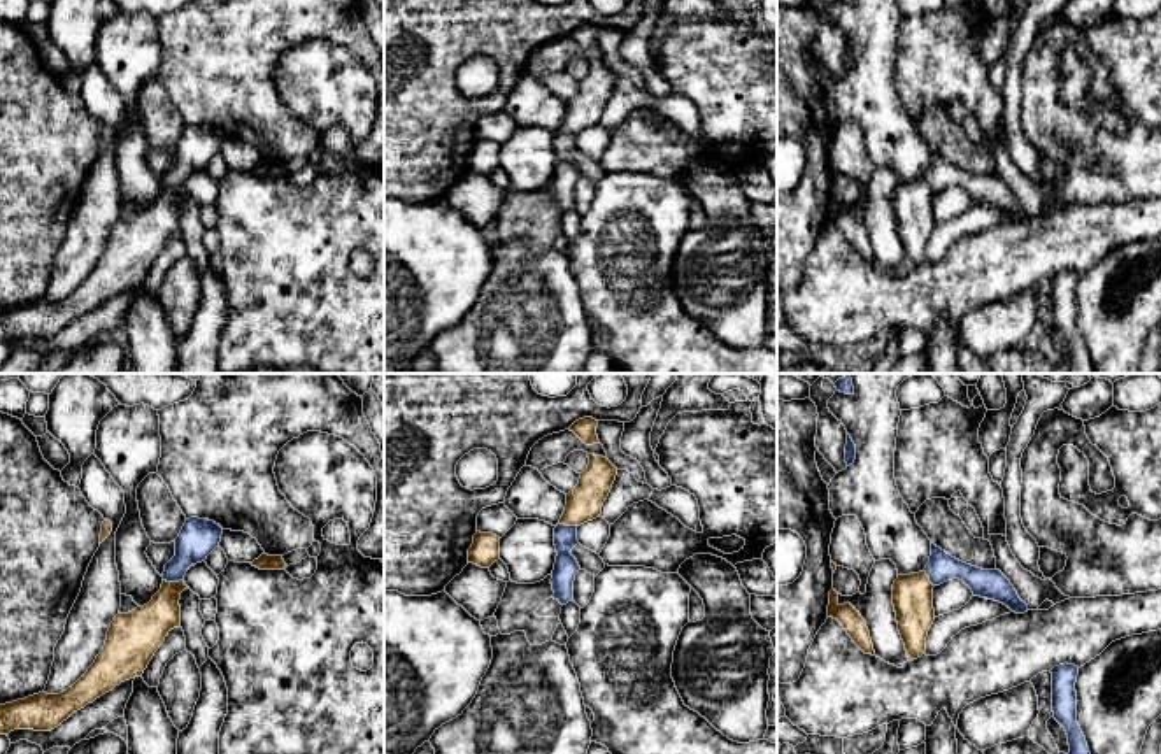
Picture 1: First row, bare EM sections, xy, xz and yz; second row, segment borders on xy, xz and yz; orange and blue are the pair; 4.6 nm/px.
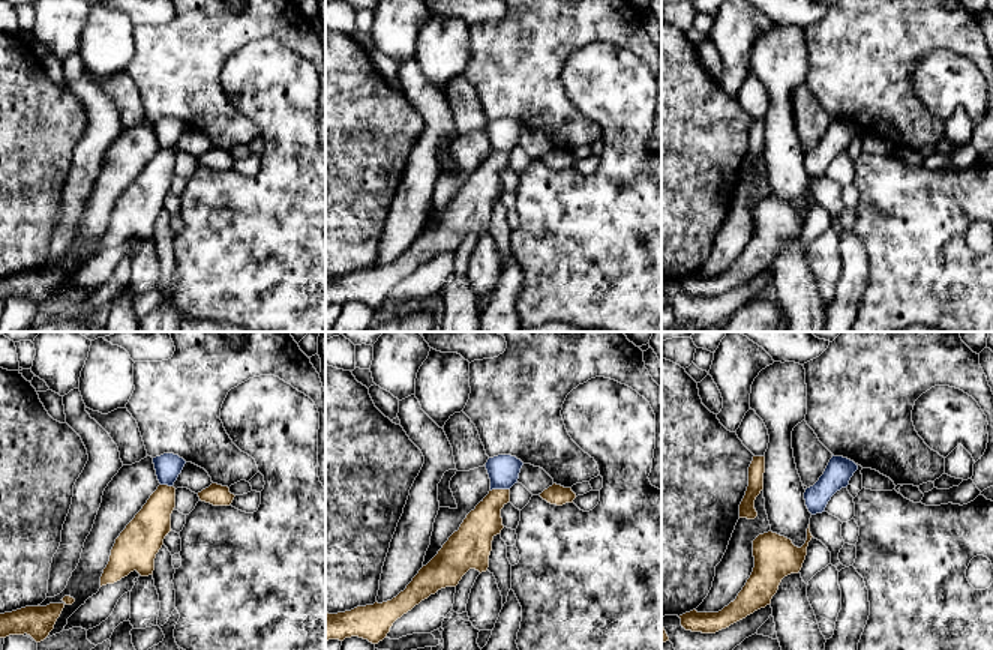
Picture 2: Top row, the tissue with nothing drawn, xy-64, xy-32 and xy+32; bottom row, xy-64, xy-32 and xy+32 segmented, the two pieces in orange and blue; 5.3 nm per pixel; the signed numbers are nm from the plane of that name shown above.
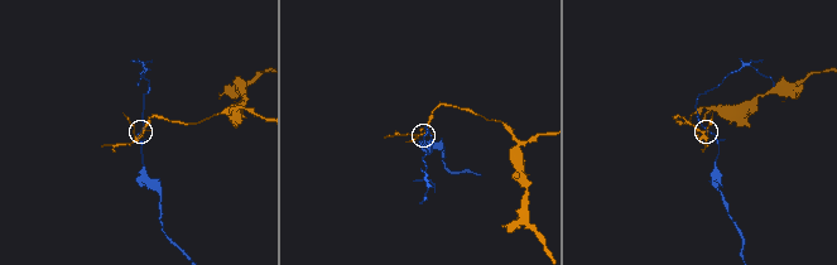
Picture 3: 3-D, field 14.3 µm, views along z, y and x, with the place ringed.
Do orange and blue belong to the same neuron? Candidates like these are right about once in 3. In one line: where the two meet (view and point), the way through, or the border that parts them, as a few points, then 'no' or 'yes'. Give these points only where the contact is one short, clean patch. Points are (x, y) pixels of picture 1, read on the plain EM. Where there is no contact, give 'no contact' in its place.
xy (172, 190) | along xy (183, 184), (163, 188) | no

